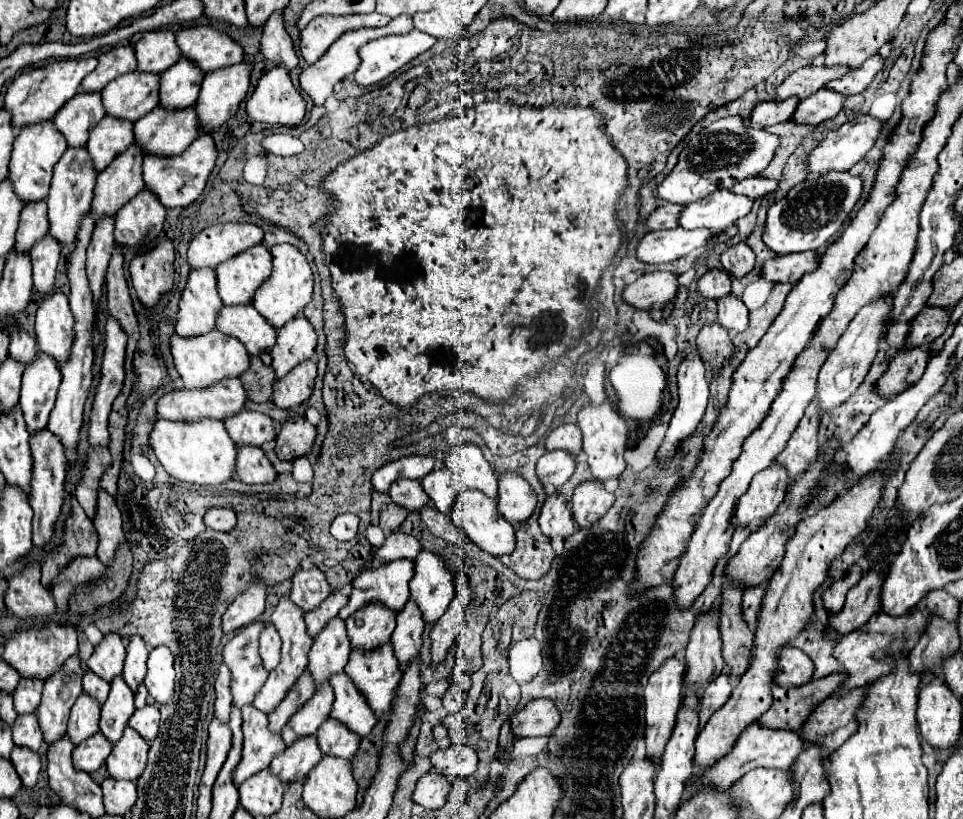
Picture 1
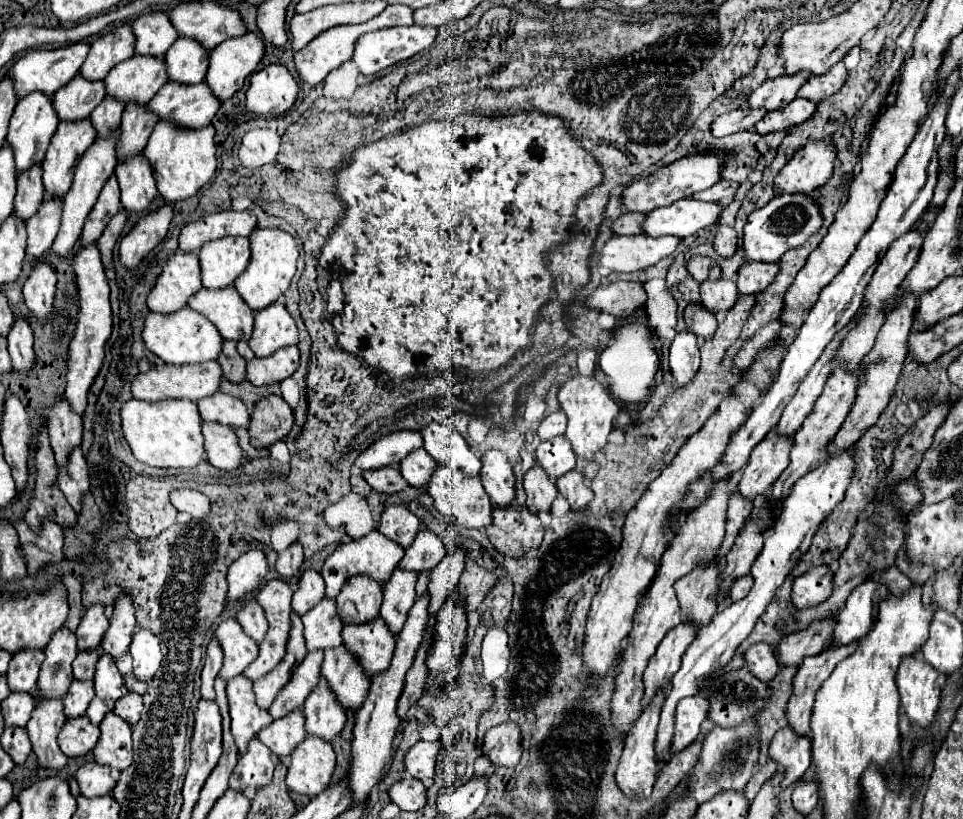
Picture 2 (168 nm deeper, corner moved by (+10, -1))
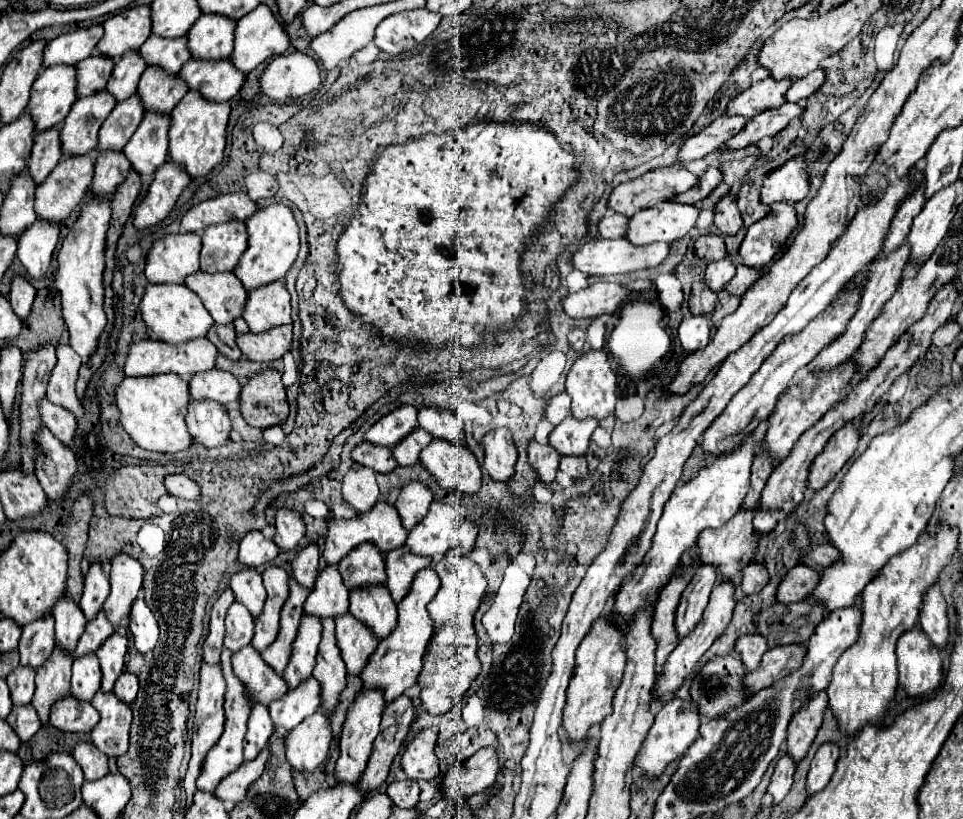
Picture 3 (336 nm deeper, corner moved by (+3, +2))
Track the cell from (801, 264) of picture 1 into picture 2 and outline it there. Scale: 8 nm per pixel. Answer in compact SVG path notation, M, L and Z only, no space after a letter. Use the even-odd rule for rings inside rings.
M744 262L736 274L736 286L740 294L764 292L778 274L778 264L764 262Z

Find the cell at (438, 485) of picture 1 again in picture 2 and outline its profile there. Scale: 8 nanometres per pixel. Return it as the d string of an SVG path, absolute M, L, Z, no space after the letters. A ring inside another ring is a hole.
M418 448L410 452L402 462L400 462L400 472L408 480L410 486L426 486L432 468L436 466L436 460L430 458L430 454L424 448Z

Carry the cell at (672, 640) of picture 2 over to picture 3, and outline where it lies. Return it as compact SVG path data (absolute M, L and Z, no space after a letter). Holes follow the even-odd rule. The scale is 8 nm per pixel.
M701 565L697 567L697 575L693 575L693 583L685 587L685 595L681 595L681 603L677 607L675 615L675 627L677 627L677 637L679 641L701 623L701 615L709 603L711 589L715 585L717 573L715 567L711 565Z

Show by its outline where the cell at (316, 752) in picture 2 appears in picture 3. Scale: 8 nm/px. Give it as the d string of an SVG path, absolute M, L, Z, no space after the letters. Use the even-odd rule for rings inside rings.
M317 711L299 723L285 739L287 761L295 771L315 771L327 761L333 733L327 717Z

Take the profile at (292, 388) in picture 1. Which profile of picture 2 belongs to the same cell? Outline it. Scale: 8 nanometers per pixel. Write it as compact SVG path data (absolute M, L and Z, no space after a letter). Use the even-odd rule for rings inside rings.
M284 346L284 348L276 350L272 356L246 360L246 378L256 386L280 382L296 372L298 360L300 360L298 348Z

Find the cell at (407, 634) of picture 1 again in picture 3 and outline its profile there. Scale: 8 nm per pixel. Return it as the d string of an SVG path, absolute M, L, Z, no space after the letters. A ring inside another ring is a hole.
M399 547L385 555L385 571L387 571L387 589L395 603L409 593L409 585L413 583L417 571L431 567L431 557L419 557L409 553L407 547Z

